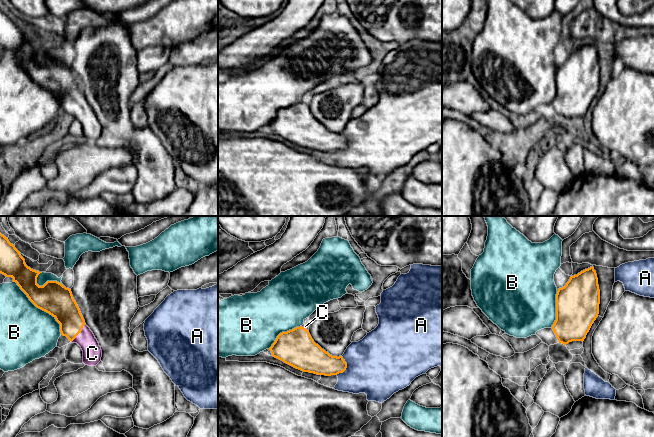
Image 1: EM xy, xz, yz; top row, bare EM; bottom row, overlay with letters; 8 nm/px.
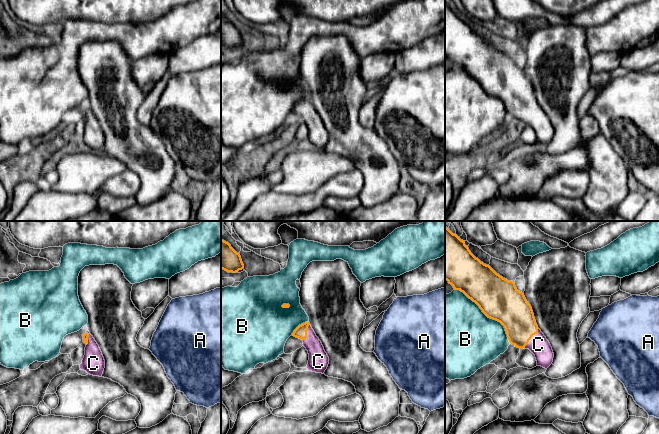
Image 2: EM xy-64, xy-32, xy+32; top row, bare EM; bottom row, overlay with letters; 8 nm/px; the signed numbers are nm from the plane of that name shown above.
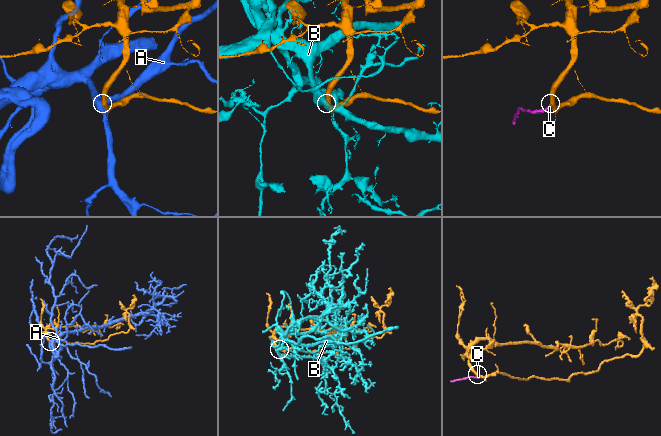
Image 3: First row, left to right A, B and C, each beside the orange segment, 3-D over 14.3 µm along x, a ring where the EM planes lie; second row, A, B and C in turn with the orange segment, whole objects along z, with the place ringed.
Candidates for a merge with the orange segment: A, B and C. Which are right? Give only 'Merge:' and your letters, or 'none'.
Merge: C

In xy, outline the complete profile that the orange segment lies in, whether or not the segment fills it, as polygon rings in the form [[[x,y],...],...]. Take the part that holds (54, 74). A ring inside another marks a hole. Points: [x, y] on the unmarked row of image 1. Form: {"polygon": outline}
{"polygon": [[[0,9],[0,49],[12,53],[29,76],[39,85],[52,91],[60,100],[61,111],[66,112],[71,119],[77,119],[83,127],[83,139],[96,142],[102,133],[102,126],[93,108],[86,101],[80,85],[73,74],[71,65],[66,64],[57,57],[47,57],[43,62],[37,60],[39,47],[33,46],[25,39],[20,28]]]}

